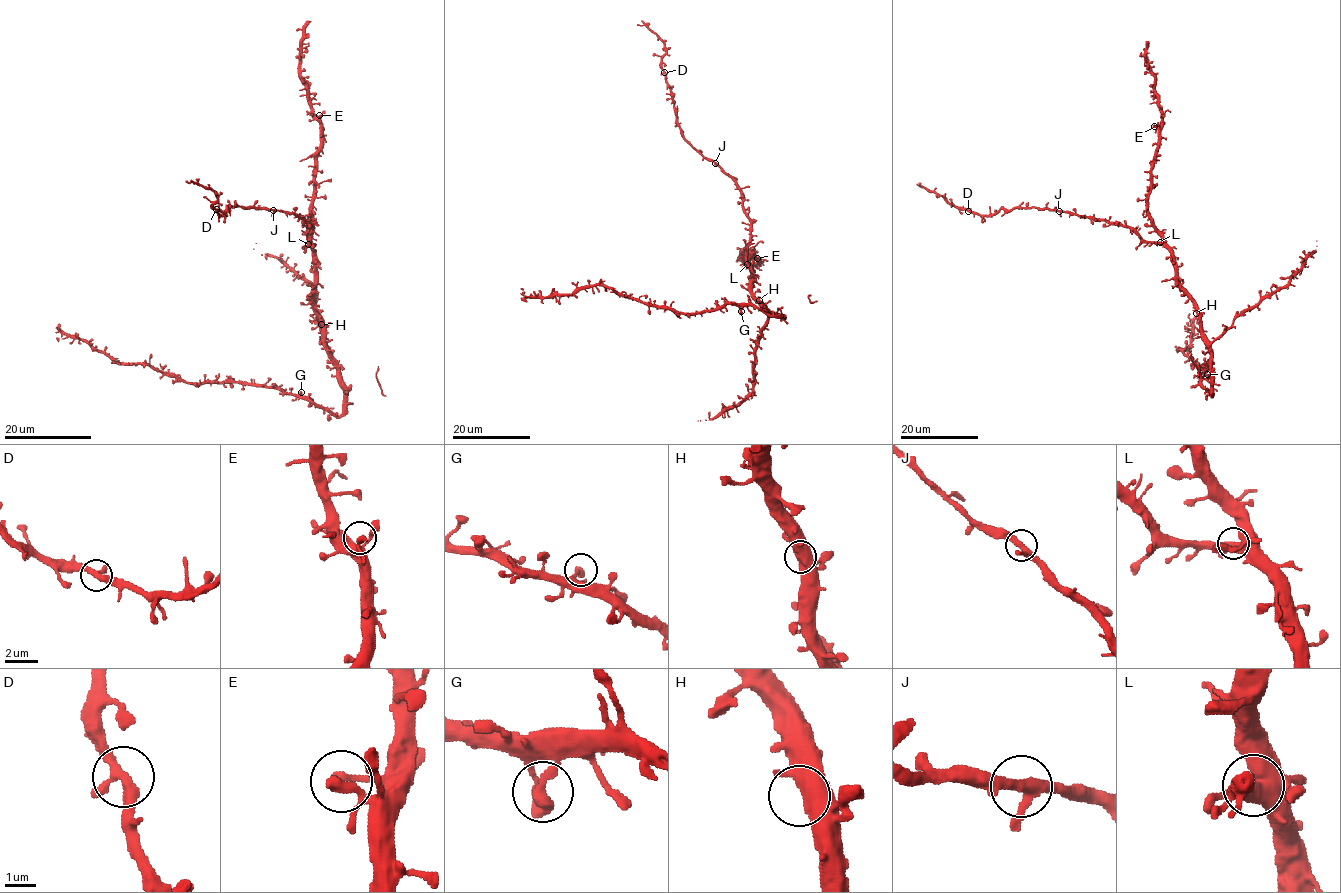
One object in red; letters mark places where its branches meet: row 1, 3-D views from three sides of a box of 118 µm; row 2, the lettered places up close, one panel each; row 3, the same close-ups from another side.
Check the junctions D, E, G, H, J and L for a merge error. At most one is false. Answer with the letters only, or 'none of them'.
none of them

